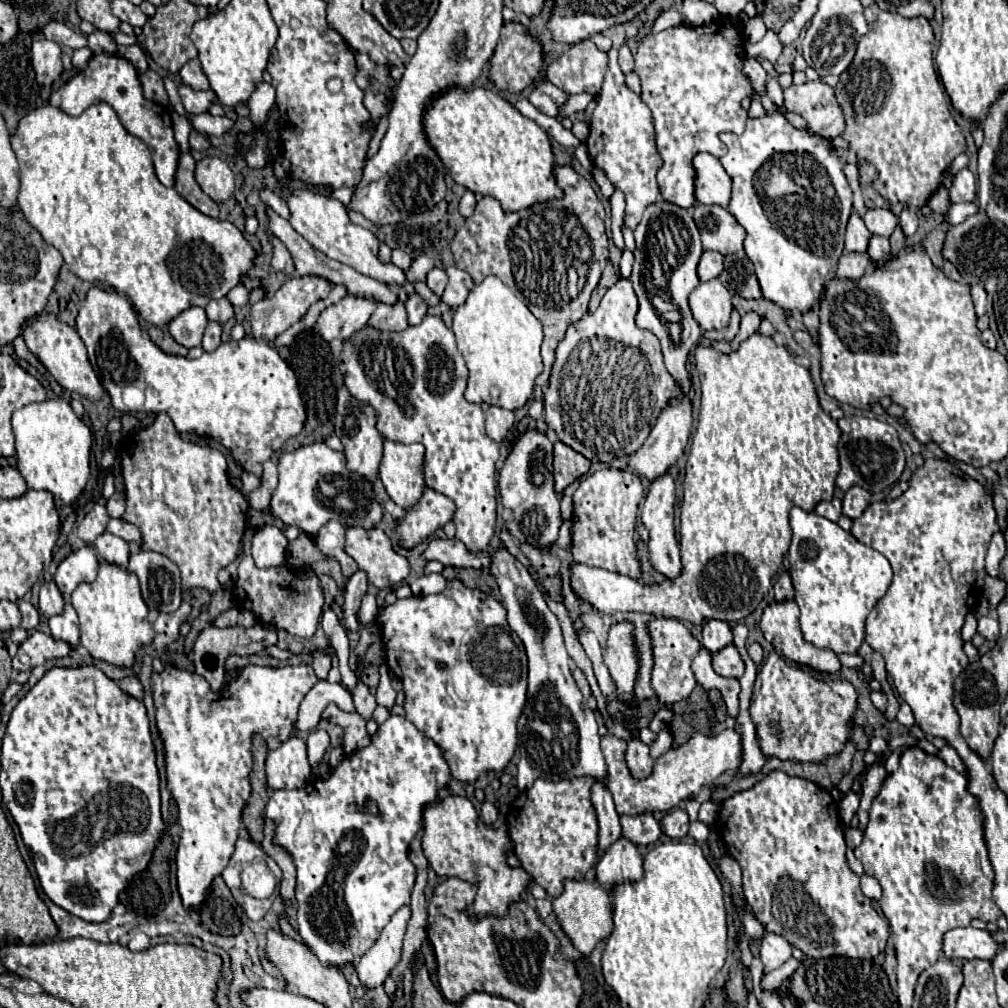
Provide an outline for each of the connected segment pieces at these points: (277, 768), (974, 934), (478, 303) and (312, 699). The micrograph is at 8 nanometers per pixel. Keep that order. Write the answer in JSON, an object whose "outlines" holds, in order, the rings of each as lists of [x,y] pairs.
{"outlines":[[[[290,736],[266,758],[266,778],[272,790],[304,788],[310,774],[312,768],[306,756],[306,742],[298,736]]],[[[966,926],[966,928],[954,928],[944,934],[942,952],[946,958],[992,960],[996,950],[998,944],[992,940],[988,930],[976,930],[972,926]]],[[[486,276],[454,312],[452,332],[470,370],[466,400],[476,404],[486,402],[506,410],[522,408],[532,396],[536,376],[542,372],[542,324],[522,298],[498,276]]],[[[318,680],[318,684],[304,696],[298,712],[298,730],[314,730],[320,722],[320,716],[328,702],[334,702],[344,712],[356,712],[350,692],[342,684],[330,684],[326,680]]]]}

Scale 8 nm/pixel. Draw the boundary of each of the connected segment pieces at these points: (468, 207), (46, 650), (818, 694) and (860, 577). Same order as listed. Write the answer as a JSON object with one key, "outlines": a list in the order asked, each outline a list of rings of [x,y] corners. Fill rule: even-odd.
{"outlines":[[[[468,190],[468,192],[462,196],[462,200],[460,200],[460,214],[462,214],[464,218],[472,216],[474,206],[476,206],[476,198],[474,198],[474,194]]],[[[36,630],[26,642],[20,644],[20,650],[18,650],[20,654],[26,654],[26,656],[30,658],[30,664],[24,666],[24,664],[20,662],[20,658],[16,656],[14,662],[12,662],[12,666],[14,666],[16,670],[20,670],[20,672],[22,672],[22,670],[30,670],[30,668],[42,664],[44,660],[70,656],[72,650],[74,650],[74,648],[72,648],[70,644],[66,644],[64,640],[54,640],[52,636],[48,636],[48,634]]],[[[772,652],[760,666],[754,694],[750,700],[750,718],[756,726],[760,752],[766,758],[814,762],[842,752],[850,738],[852,716],[858,706],[858,692],[846,680],[818,680],[810,672],[790,666]]],[[[802,508],[790,510],[790,526],[792,526],[792,544],[788,550],[790,560],[790,576],[796,590],[794,600],[800,606],[800,628],[808,642],[820,648],[830,648],[836,654],[840,652],[856,652],[864,640],[864,622],[874,604],[886,594],[892,582],[890,562],[876,552],[874,548],[858,542],[850,532],[842,530],[838,524]]]]}

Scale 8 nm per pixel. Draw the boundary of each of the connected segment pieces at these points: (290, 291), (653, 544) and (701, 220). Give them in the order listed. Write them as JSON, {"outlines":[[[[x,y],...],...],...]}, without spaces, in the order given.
{"outlines":[[[[302,276],[302,278],[290,278],[288,282],[282,284],[282,288],[274,294],[274,298],[266,298],[260,300],[252,306],[250,310],[250,324],[252,324],[252,336],[254,338],[264,338],[264,340],[274,340],[276,334],[284,332],[286,328],[290,328],[292,324],[300,322],[300,318],[308,312],[308,308],[316,302],[316,300],[324,300],[328,298],[330,290],[334,284],[328,284],[328,280],[320,278],[320,276]]],[[[670,474],[658,476],[648,490],[644,508],[642,508],[642,522],[650,530],[650,562],[652,566],[668,576],[670,580],[676,580],[682,572],[682,562],[680,562],[680,548],[674,538],[674,502],[676,502],[676,484]]],[[[694,206],[694,222],[700,230],[704,250],[716,250],[720,254],[734,254],[742,248],[746,230],[736,218],[722,206]]]]}

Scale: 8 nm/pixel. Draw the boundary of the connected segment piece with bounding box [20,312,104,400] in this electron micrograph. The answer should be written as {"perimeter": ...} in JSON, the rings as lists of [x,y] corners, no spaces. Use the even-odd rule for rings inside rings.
{"perimeter":[[[42,312],[30,320],[26,320],[20,328],[20,336],[24,338],[28,350],[40,358],[40,362],[46,366],[46,370],[52,374],[52,378],[66,390],[80,394],[82,398],[88,400],[98,400],[104,394],[104,388],[98,382],[96,372],[92,370],[88,356],[86,356],[86,346],[78,332],[62,322],[56,314],[52,312]]]}

